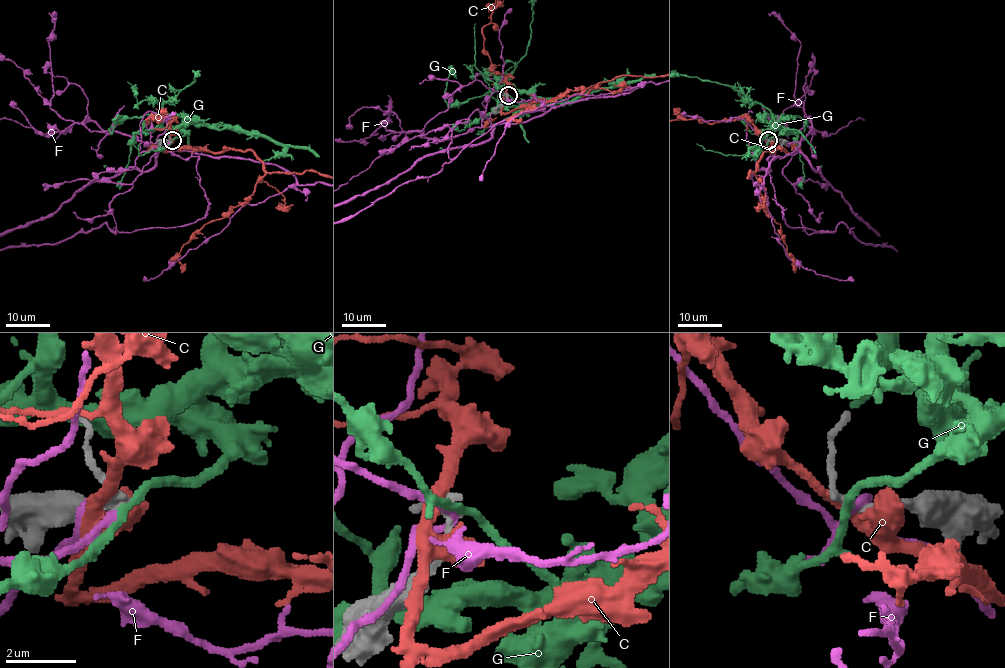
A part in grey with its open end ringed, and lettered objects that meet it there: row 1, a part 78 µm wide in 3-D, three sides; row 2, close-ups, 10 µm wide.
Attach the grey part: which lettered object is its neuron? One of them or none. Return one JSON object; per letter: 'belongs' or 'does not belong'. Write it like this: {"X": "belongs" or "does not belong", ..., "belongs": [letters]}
{"C": "does not belong", "F": "does not belong", "G": "does not belong", "belongs": []}

